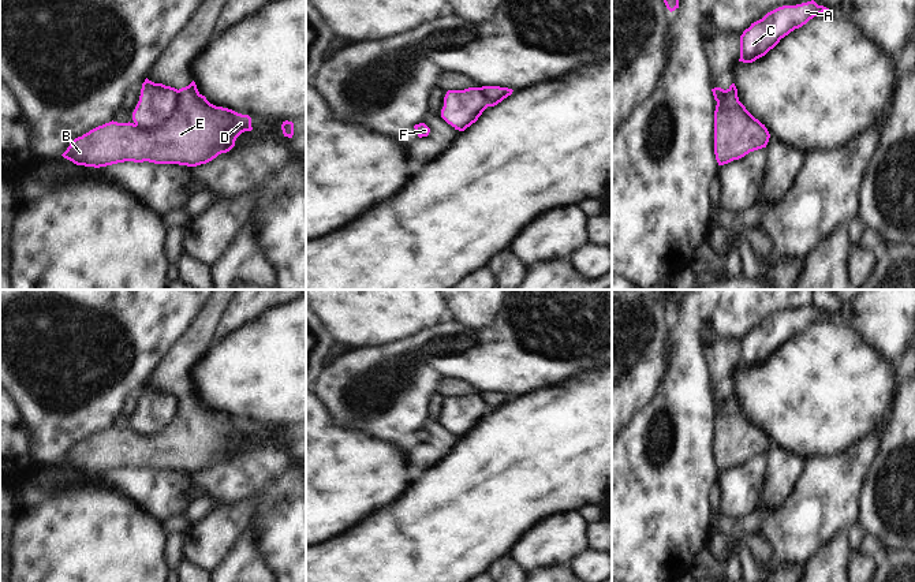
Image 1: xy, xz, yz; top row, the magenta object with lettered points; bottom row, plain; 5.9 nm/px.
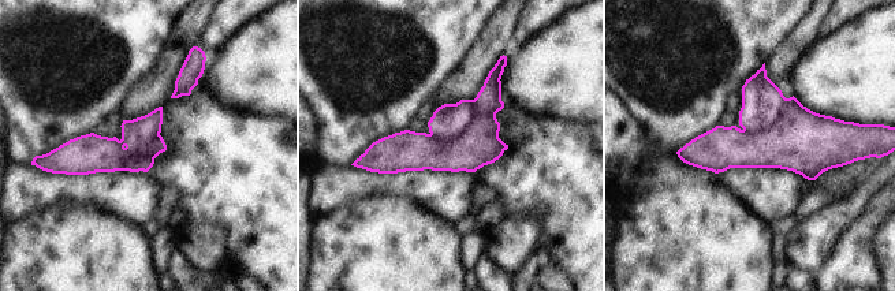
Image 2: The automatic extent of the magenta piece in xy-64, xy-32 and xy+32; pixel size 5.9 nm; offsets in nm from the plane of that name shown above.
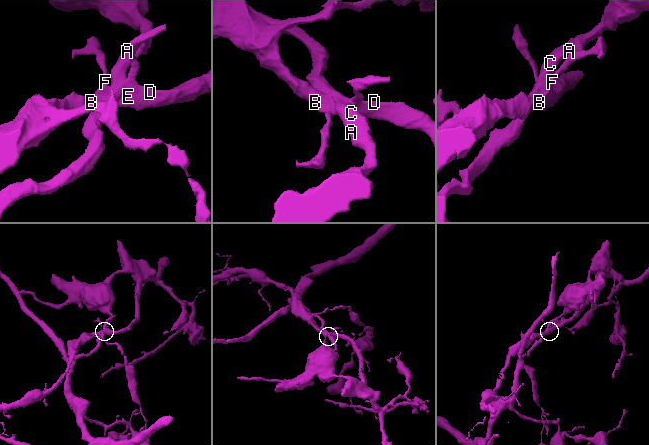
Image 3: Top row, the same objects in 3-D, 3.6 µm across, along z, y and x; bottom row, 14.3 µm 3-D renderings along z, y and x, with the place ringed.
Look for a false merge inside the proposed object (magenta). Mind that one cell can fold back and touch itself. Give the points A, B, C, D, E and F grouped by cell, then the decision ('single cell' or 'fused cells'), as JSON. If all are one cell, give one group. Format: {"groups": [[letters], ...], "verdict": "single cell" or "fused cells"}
{"groups": [["A", "C"], ["B", "D", "E", "F"]], "verdict": "fused cells"}

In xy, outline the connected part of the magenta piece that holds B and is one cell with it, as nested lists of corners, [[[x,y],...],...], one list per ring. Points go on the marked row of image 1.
[[[194,81],[178,92],[178,109],[161,127],[146,130],[130,122],[112,120],[75,138],[61,156],[76,165],[94,168],[124,161],[197,167],[229,152],[242,133],[253,130],[249,115],[210,104]]]

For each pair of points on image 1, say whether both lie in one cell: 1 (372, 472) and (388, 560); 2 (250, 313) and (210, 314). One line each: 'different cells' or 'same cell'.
1: different cells
2: different cells

